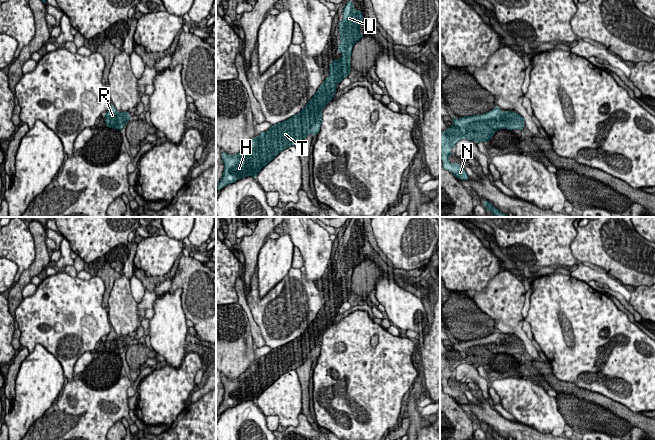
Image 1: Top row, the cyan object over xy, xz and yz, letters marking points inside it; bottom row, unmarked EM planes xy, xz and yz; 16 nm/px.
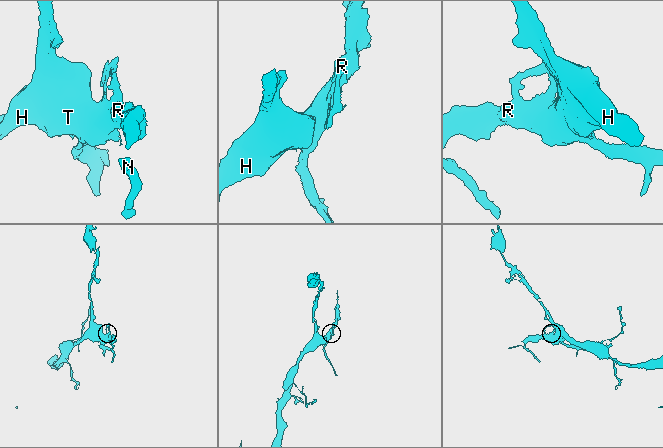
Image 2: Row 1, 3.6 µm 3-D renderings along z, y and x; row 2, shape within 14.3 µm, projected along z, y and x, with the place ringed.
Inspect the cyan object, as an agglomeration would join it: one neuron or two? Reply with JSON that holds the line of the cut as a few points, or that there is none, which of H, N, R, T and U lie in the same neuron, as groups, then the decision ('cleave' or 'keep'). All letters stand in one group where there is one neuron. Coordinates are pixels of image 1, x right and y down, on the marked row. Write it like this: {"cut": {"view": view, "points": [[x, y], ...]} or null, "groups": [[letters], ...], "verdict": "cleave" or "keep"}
{"cut": null, "groups": [["H", "N", "R", "T", "U"]], "verdict": "keep"}

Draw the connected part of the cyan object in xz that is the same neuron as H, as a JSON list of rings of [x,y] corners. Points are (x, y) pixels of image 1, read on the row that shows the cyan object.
[[[352,1],[346,3],[342,14],[343,20],[339,23],[341,43],[338,47],[342,59],[335,59],[329,64],[329,77],[299,113],[271,125],[267,131],[253,138],[239,153],[229,155],[222,152],[224,172],[223,178],[216,185],[217,190],[243,177],[256,178],[260,170],[281,151],[296,146],[309,134],[315,136],[319,133],[323,109],[336,94],[337,84],[348,76],[353,46],[363,36],[360,31],[363,15],[360,10],[354,9]]]

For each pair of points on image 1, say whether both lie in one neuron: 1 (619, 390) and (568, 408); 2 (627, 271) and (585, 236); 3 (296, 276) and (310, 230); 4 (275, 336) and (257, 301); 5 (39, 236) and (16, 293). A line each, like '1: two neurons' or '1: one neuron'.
1: two neurons
2: one neuron
3: two neurons
4: one neuron
5: one neuron

